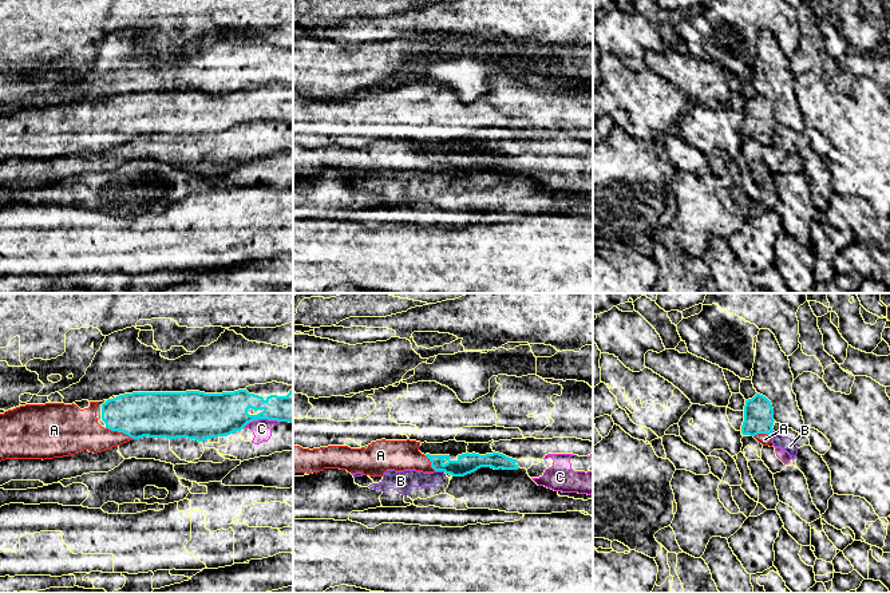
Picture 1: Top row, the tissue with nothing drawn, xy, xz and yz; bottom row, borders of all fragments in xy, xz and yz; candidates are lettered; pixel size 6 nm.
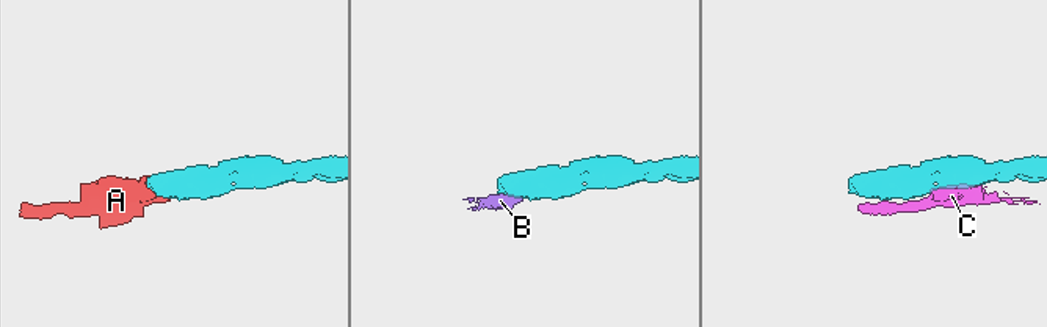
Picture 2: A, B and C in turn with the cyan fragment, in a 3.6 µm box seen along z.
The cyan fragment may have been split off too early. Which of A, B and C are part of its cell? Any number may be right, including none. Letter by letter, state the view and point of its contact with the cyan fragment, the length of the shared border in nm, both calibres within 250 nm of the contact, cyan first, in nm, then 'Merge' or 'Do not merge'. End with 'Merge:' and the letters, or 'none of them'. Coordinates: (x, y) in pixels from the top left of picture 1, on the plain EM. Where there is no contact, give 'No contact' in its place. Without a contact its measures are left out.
A: Touches cyan at xy (119, 131). Shared border 180 nm. Thickness 280 nm (cyan) against 260 nm. Merge
B: Touches cyan at xz (440, 170). Shared border 60 nm. Thickness 120 nm (cyan) against 130 nm. Do not merge
C: Touches cyan at xy (260, 118). Shared border 220 nm. Thickness 260 nm (cyan) against 120 nm. Do not merge
Merge: A

